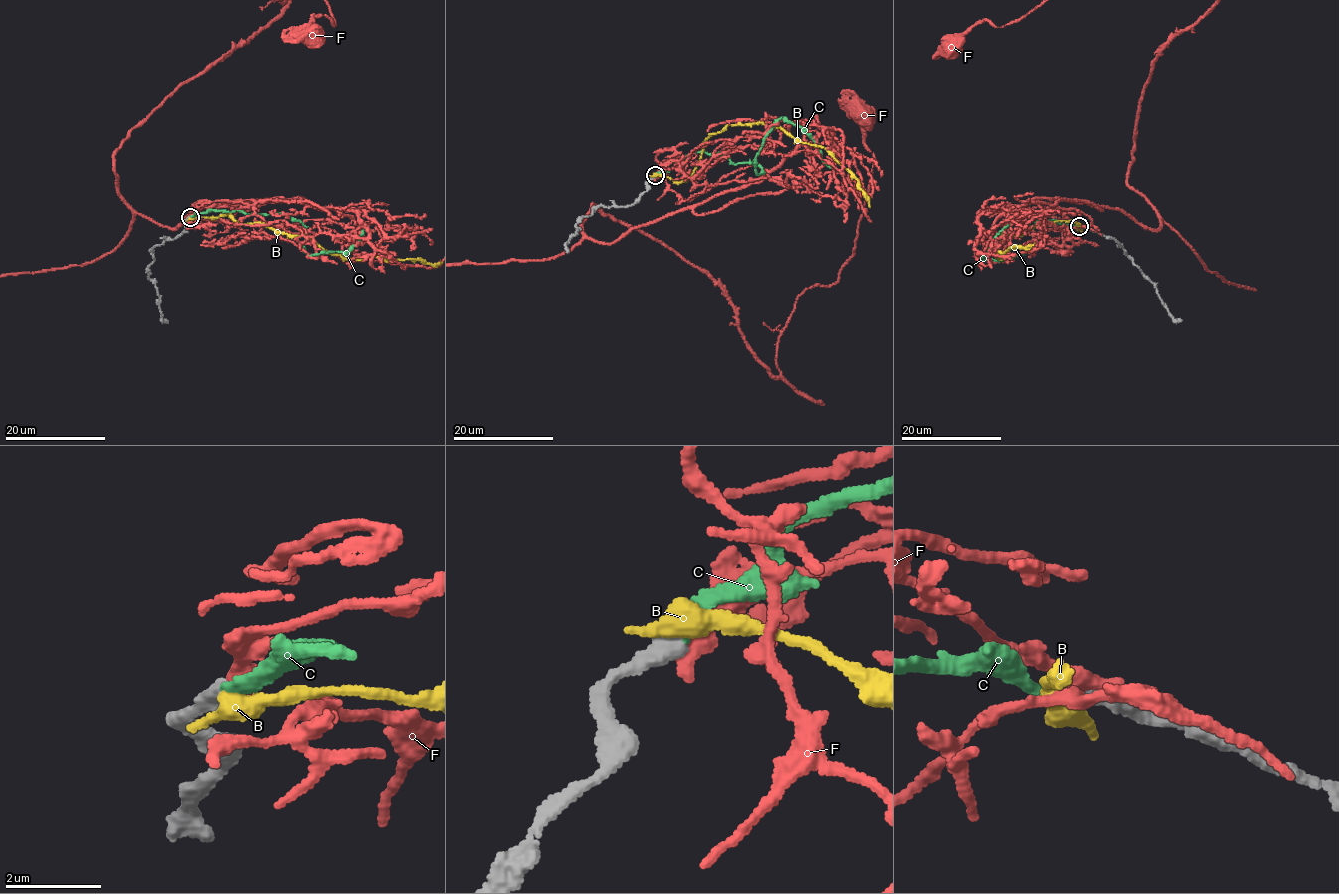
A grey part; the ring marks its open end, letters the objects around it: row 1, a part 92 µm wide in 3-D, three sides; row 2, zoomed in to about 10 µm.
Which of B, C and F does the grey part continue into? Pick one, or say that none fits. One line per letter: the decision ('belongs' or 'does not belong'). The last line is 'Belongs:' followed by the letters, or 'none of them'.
B: does not belong
C: belongs
F: does not belong
Belongs: C

